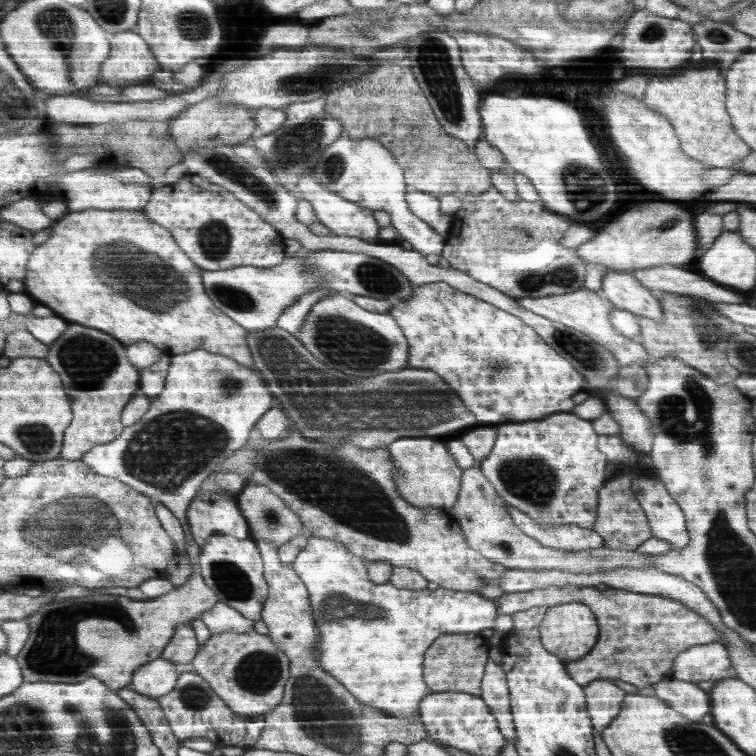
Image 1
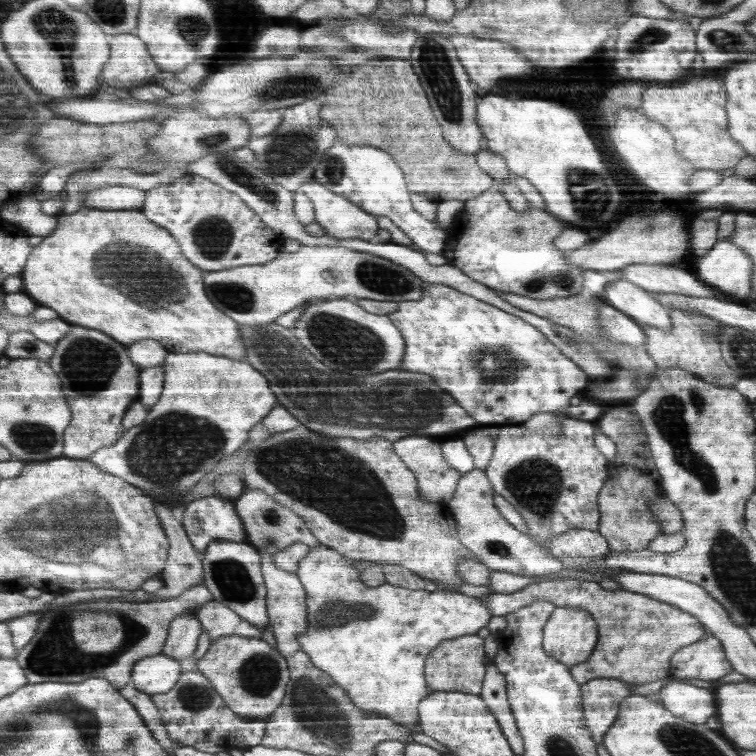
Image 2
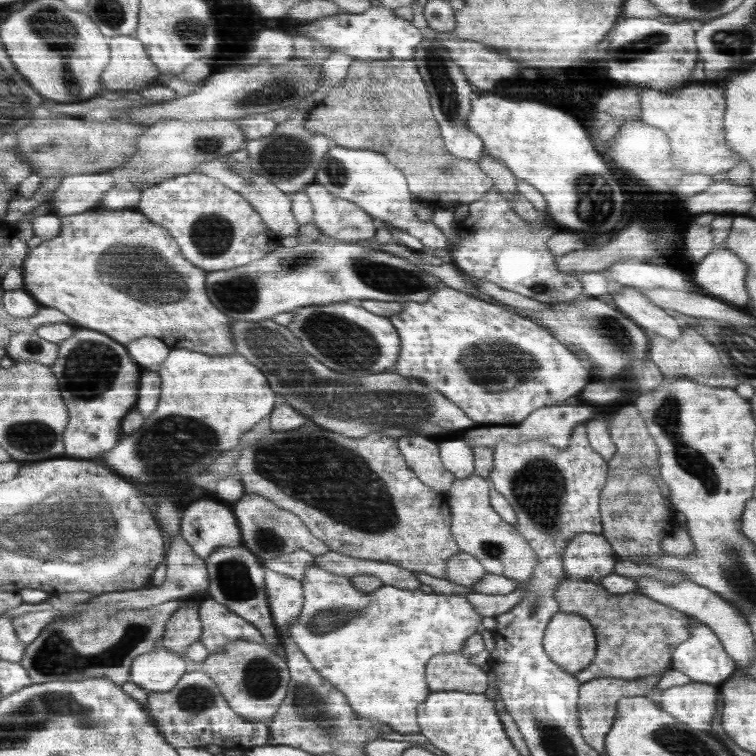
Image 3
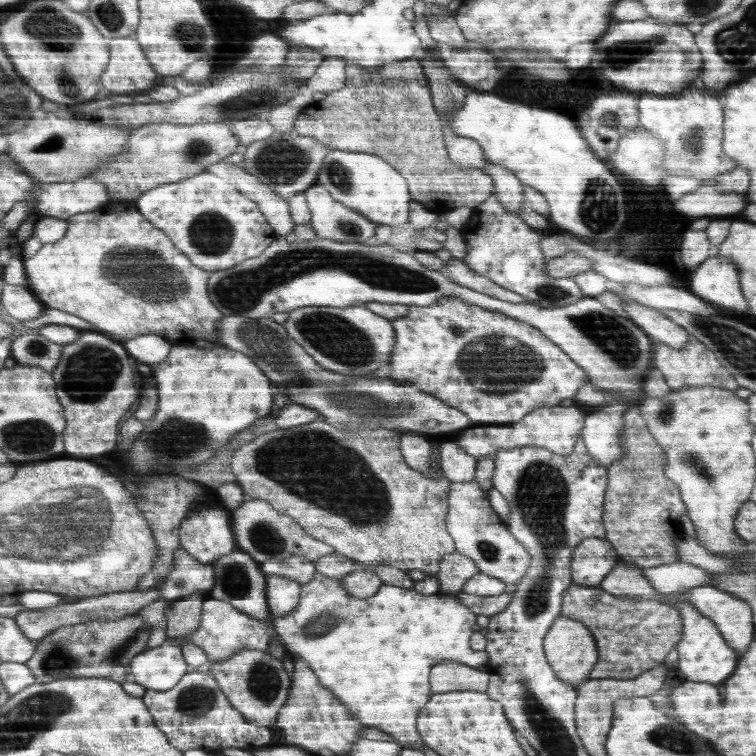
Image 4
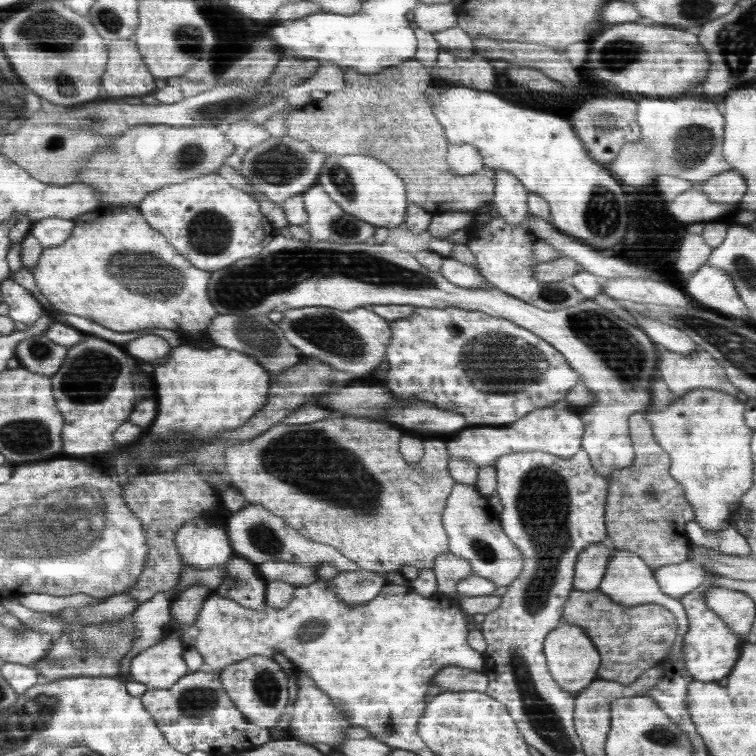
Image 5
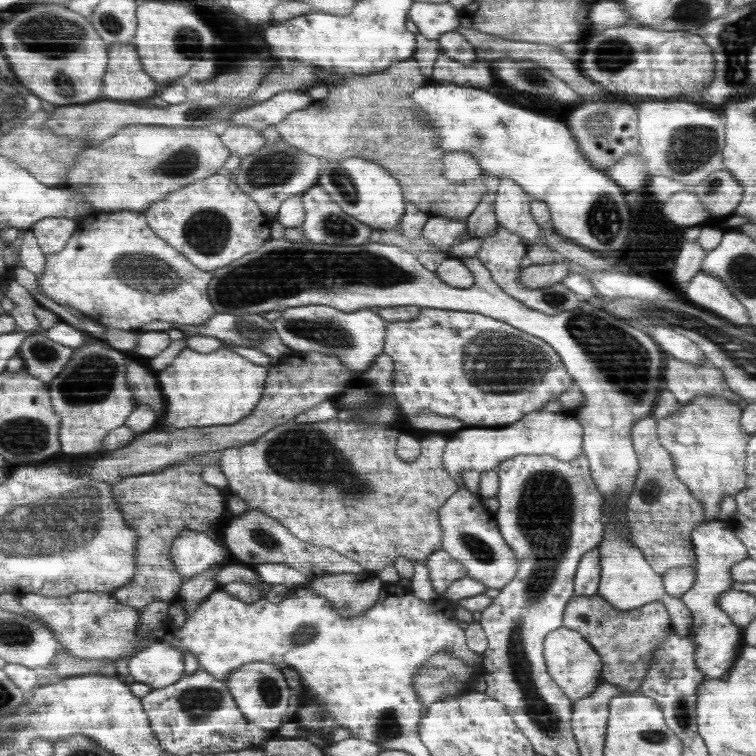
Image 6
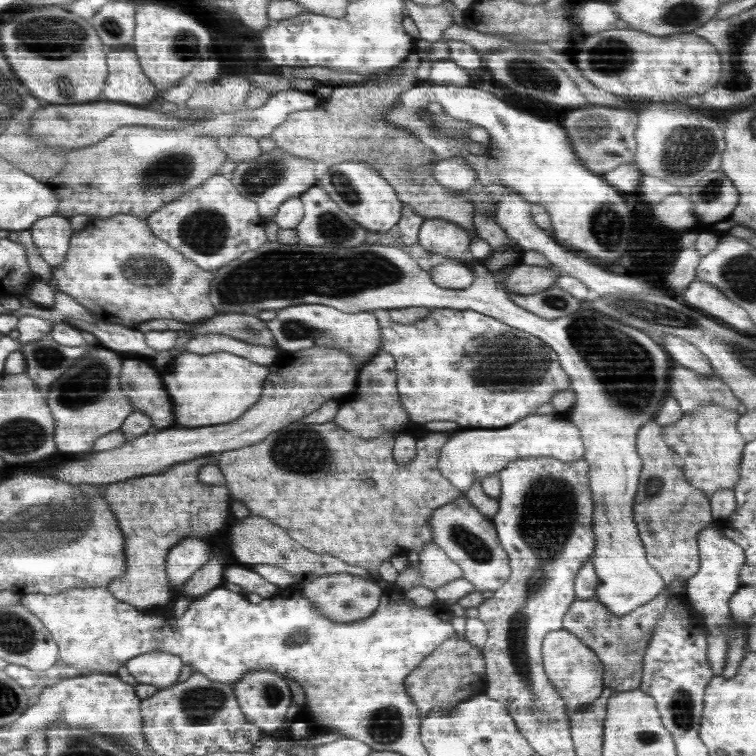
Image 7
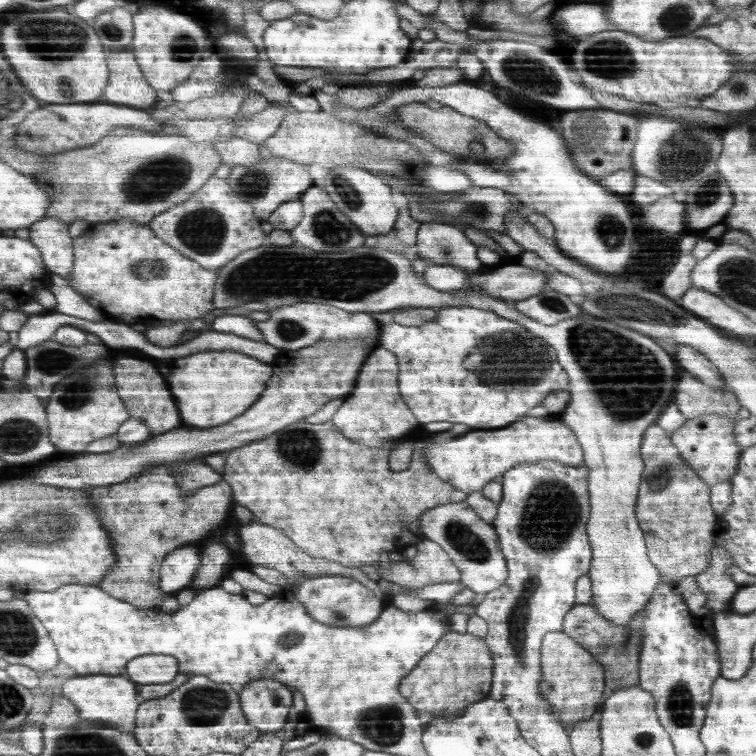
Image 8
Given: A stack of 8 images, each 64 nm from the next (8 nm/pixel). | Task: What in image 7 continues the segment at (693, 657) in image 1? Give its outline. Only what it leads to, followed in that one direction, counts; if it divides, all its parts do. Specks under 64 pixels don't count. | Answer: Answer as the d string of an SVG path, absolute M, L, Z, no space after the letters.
M716 522L714 526L706 526L704 530L700 530L696 542L701 568L687 580L684 591L693 610L703 616L701 624L705 630L704 636L708 639L707 662L712 667L714 676L721 676L727 664L729 650L729 638L723 628L731 626L733 622L728 602L740 585L739 574L745 562L745 550L718 530Z

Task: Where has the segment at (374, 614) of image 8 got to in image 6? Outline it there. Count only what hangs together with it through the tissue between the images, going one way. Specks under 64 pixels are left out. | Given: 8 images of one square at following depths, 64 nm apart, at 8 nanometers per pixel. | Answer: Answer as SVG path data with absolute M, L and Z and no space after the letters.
M364 570L324 574L314 578L307 586L328 599L343 617L350 618L376 605L384 585L376 574Z

